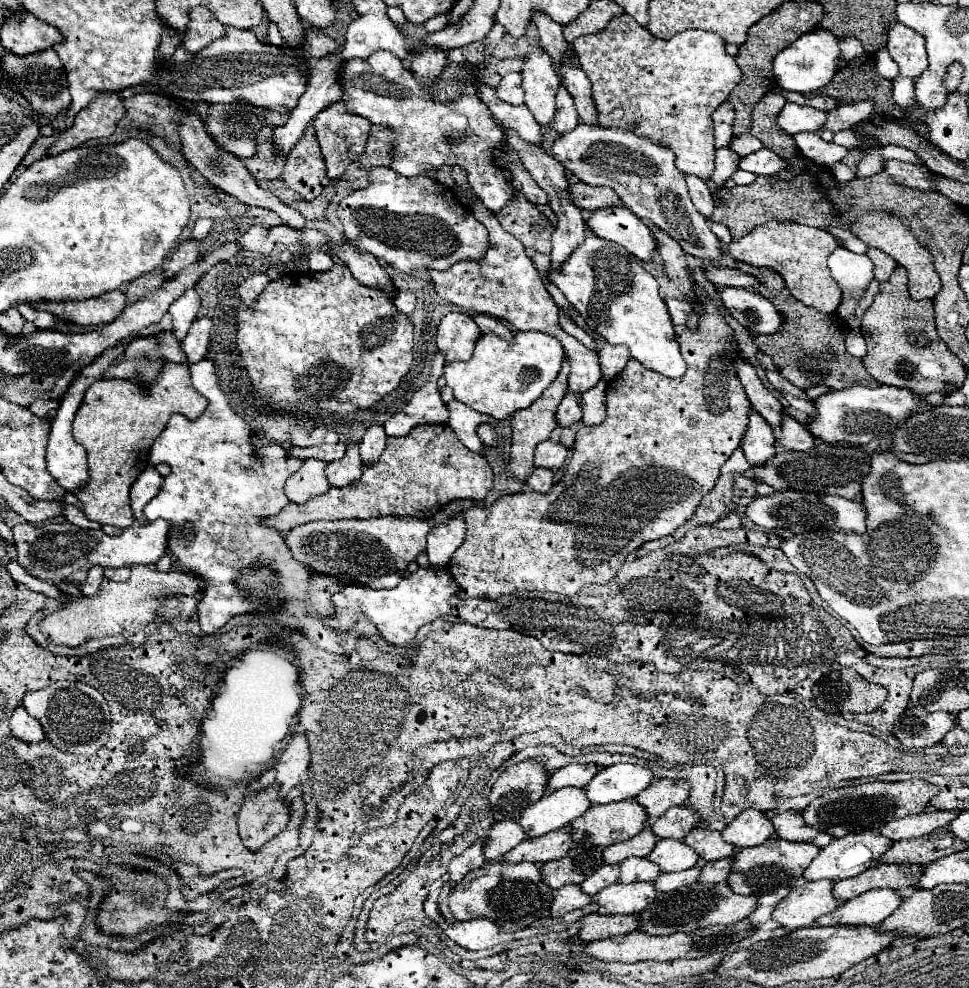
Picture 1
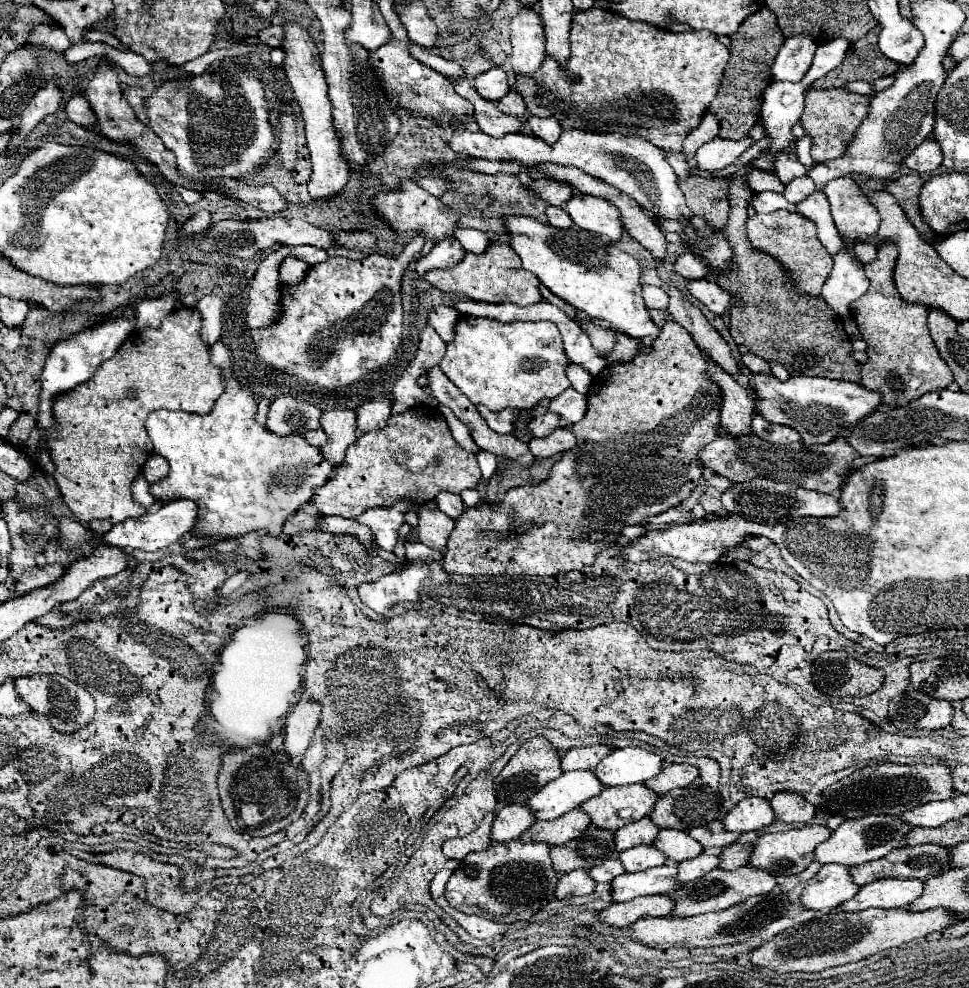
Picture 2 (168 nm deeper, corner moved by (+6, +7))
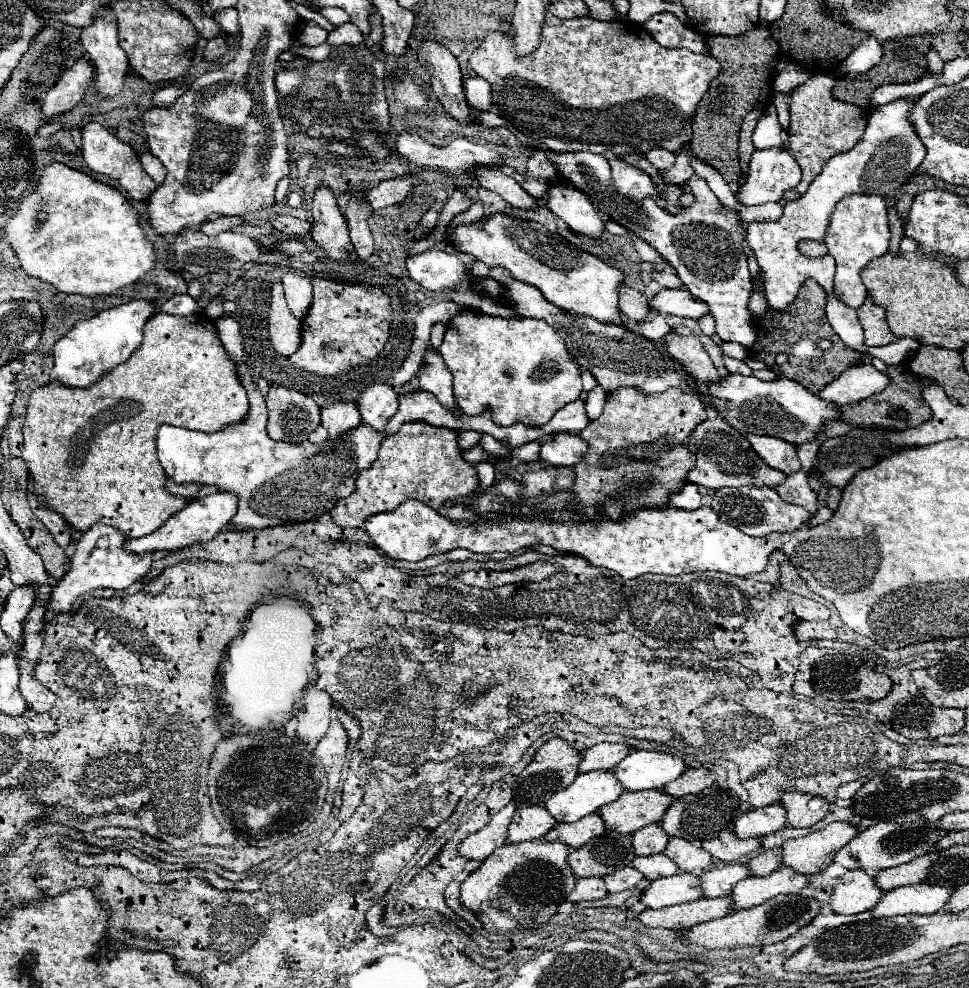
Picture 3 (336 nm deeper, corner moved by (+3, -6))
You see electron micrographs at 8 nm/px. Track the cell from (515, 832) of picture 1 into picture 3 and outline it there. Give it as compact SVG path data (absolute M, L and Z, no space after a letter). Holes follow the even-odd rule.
M543 804L523 806L523 808L517 808L513 822L509 824L507 840L513 844L519 844L525 840L543 838L555 824L557 820L547 812Z

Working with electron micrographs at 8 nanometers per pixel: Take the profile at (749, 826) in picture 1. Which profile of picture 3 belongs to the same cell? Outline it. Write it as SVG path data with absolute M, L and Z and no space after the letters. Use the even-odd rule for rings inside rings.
M781 804L763 806L745 812L735 822L735 834L741 838L763 838L771 832L781 830L787 824L787 812Z

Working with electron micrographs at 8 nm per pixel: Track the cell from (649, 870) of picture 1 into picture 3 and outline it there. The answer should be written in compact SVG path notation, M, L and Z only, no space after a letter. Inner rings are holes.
M653 854L653 856L637 856L633 860L633 866L645 874L647 880L657 880L657 878L663 878L663 876L673 876L679 872L677 864L667 858L665 854Z

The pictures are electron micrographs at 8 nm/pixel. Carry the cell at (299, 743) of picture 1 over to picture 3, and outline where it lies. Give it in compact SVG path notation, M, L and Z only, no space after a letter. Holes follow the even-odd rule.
M315 686L305 690L305 698L315 698L311 704L309 712L299 714L299 726L297 726L297 736L303 738L311 748L327 734L329 722L331 722L331 710L333 710L333 700L325 690L319 690Z

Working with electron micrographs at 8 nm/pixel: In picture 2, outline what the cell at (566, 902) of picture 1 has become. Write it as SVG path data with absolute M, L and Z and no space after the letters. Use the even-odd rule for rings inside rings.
M572 871L560 877L556 885L556 899L566 899L572 895L590 895L594 891L596 883L590 879L588 871Z

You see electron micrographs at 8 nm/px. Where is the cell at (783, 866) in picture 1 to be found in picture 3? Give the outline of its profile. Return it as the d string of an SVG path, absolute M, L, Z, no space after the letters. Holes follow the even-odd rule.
M831 822L823 830L787 840L783 844L783 864L801 874L817 874L825 870L835 854L859 832L861 828L851 822Z

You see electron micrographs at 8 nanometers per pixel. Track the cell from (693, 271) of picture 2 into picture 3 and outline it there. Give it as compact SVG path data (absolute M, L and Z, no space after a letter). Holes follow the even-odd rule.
M651 272L651 280L663 288L681 288L681 280L675 276L675 272Z

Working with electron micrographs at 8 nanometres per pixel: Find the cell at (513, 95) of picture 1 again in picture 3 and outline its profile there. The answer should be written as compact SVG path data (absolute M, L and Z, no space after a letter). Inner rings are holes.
M463 76L463 92L465 92L465 100L471 108L475 110L489 110L491 108L491 100L489 100L489 84L481 78L471 78L471 76Z

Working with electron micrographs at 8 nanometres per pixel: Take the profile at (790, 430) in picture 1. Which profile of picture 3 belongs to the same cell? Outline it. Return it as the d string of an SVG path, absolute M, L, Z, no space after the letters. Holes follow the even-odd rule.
M747 436L747 440L751 442L755 454L769 464L775 470L781 470L783 474L795 474L801 470L801 462L797 458L797 448L781 438L773 438L773 436Z

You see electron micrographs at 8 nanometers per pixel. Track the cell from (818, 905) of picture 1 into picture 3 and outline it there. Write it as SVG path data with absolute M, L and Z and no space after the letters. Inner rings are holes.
M849 870L843 874L831 896L831 910L837 914L859 914L873 908L883 896L873 876L865 870Z

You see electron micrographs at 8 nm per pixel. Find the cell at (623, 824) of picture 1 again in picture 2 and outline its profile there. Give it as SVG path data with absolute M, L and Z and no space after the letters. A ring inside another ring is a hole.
M638 783L626 787L606 787L602 793L582 803L582 811L590 815L594 827L616 831L650 815L656 799L654 791Z

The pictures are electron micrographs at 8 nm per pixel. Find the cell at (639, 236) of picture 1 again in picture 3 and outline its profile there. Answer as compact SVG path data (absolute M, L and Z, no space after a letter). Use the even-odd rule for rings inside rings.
M559 180L557 184L551 184L547 198L547 208L559 216L573 232L597 238L605 230L605 222L601 214L589 204L587 196L567 180Z

